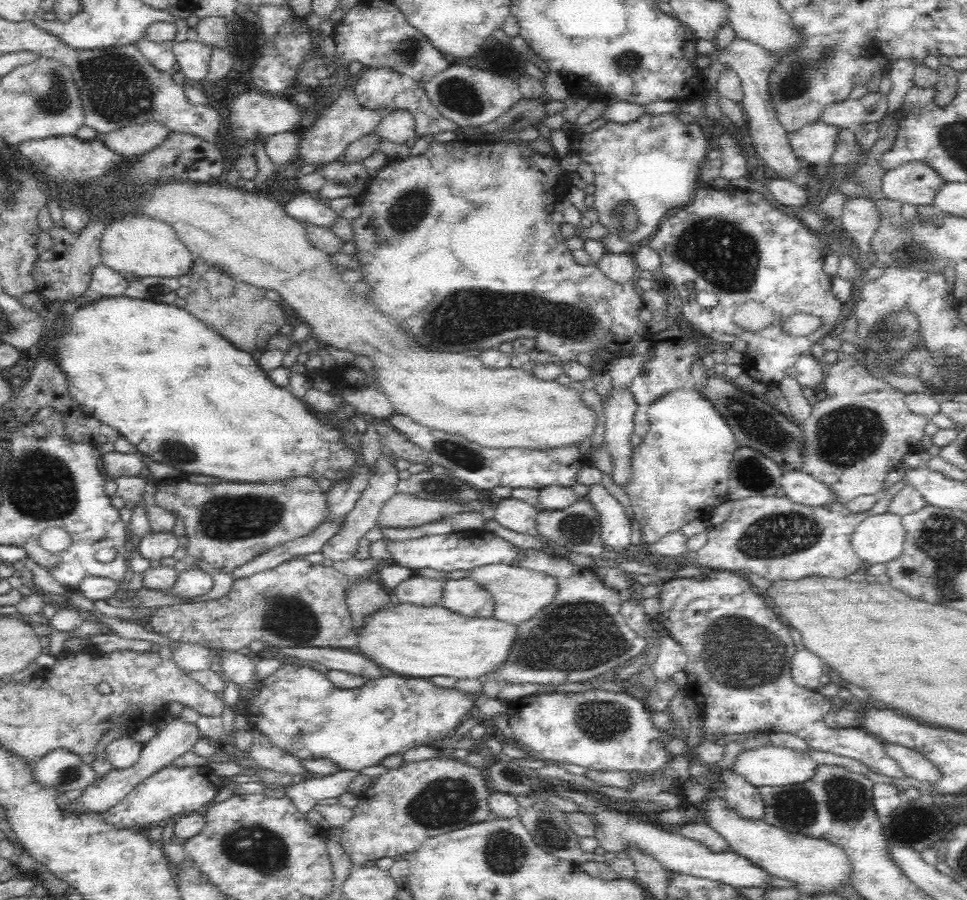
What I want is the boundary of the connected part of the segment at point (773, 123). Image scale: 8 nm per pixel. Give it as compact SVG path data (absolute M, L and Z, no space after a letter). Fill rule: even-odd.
M734 35L734 39L726 48L718 48L720 53L716 60L724 64L725 69L732 69L740 79L743 88L743 99L740 106L744 106L746 112L746 126L749 127L752 144L756 153L760 155L760 160L768 168L772 168L780 178L787 178L796 174L800 168L808 169L809 165L800 160L792 150L786 131L782 129L782 125L778 122L776 111L772 108L770 103L770 94L768 94L768 74L774 66L774 58L766 49L761 48L760 45L752 43L740 36Z

